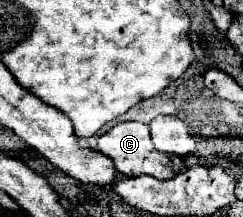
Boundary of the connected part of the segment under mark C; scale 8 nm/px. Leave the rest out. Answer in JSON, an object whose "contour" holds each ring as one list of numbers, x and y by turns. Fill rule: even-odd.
{"contour":[[118,123,116,127,112,127,110,131,106,131,104,135,98,137,98,151,108,155,116,169,126,175,126,177,140,177,140,175,150,175,156,179,170,179,174,175,178,175,184,169,184,161,182,157,176,155,166,155,154,149,152,141,150,141,150,131,144,123]]}

